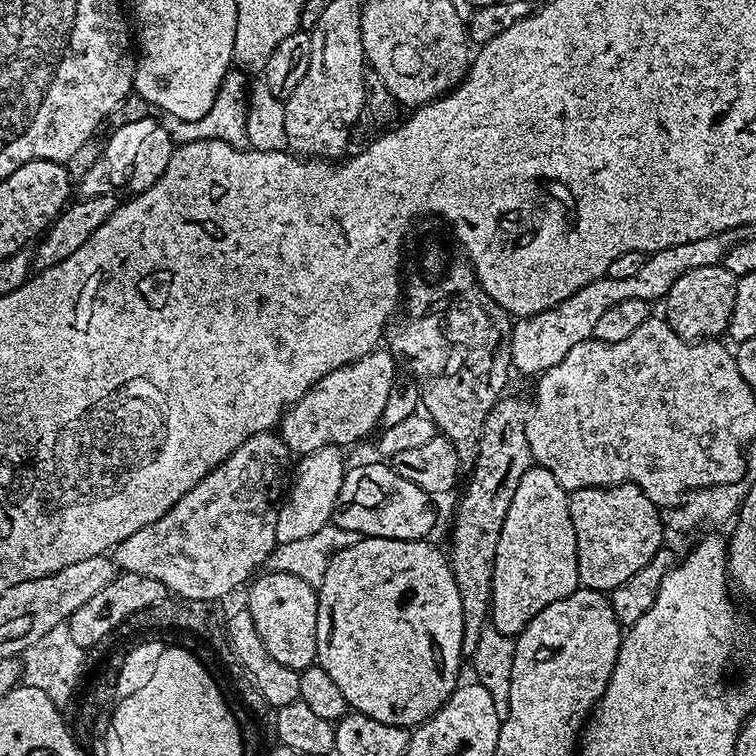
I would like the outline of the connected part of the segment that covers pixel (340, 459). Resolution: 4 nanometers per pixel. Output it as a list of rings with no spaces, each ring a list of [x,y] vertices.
[[[334,444],[322,446],[322,450],[314,450],[299,457],[300,465],[295,465],[290,487],[281,499],[278,510],[278,526],[276,527],[277,544],[298,542],[298,538],[310,538],[322,526],[333,523],[336,515],[338,494],[342,490],[342,482],[346,471],[344,456]]]

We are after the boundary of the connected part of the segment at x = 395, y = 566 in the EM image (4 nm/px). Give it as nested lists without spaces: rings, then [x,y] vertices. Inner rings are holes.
[[[365,536],[354,546],[346,546],[346,550],[342,550],[338,554],[334,554],[334,558],[330,562],[330,566],[326,570],[326,578],[322,582],[322,586],[318,590],[318,630],[316,631],[316,663],[322,666],[322,670],[326,670],[326,674],[330,674],[330,678],[334,678],[334,683],[342,690],[342,694],[346,698],[349,709],[366,714],[370,718],[374,718],[378,722],[386,722],[390,726],[398,726],[409,730],[415,729],[417,726],[429,720],[437,710],[448,701],[452,691],[458,687],[460,676],[460,660],[464,656],[462,650],[462,634],[464,633],[464,615],[462,614],[462,594],[458,590],[458,582],[456,576],[452,573],[452,565],[449,557],[444,556],[435,548],[434,545],[428,544],[427,539],[422,540],[395,540],[394,538],[378,538],[377,536]]]

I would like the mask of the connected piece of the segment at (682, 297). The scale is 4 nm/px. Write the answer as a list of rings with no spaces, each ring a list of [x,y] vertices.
[[[720,264],[702,266],[698,270],[690,270],[670,286],[666,297],[668,325],[680,335],[683,340],[706,340],[727,333],[728,323],[734,310],[737,277],[730,274]]]

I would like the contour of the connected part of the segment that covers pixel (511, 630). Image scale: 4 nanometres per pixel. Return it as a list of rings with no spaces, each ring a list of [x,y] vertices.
[[[533,466],[522,474],[506,522],[498,538],[492,575],[491,625],[509,638],[520,635],[525,626],[550,602],[558,602],[581,587],[578,574],[578,542],[570,518],[569,493],[550,474],[550,470]]]

